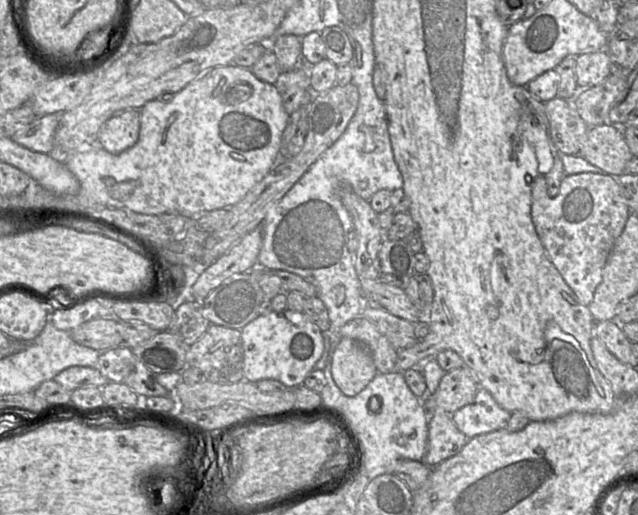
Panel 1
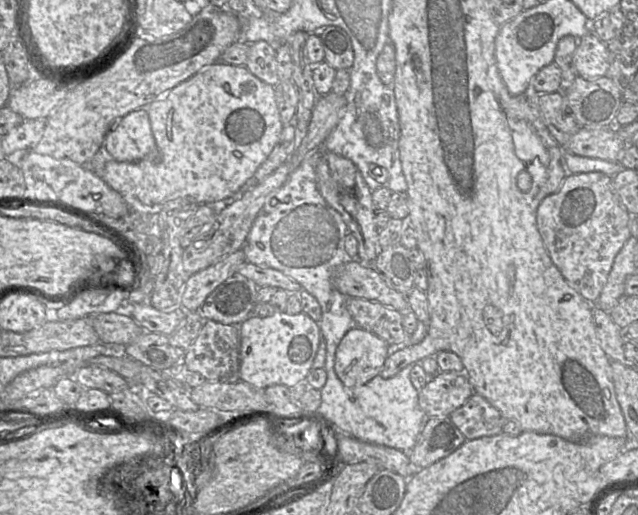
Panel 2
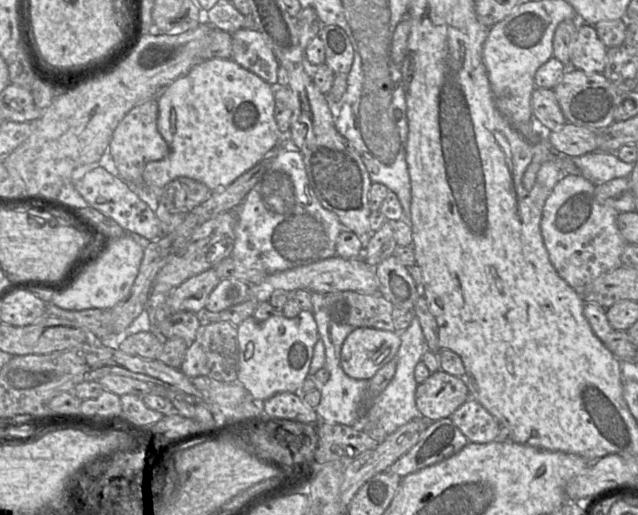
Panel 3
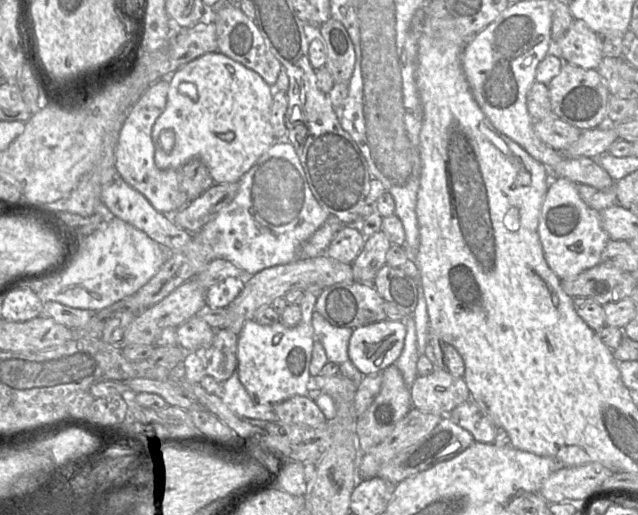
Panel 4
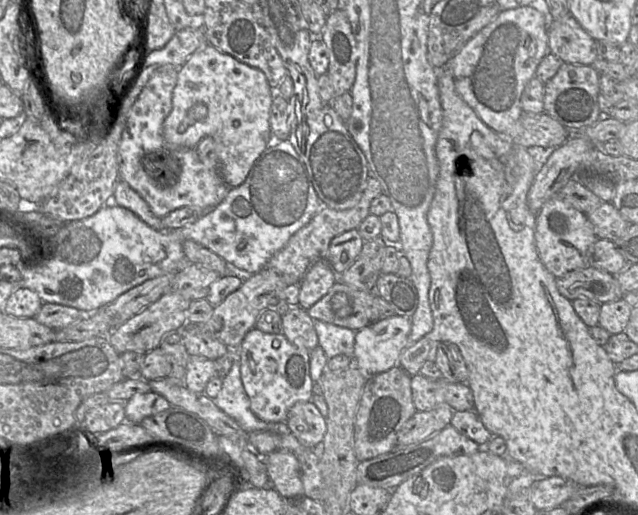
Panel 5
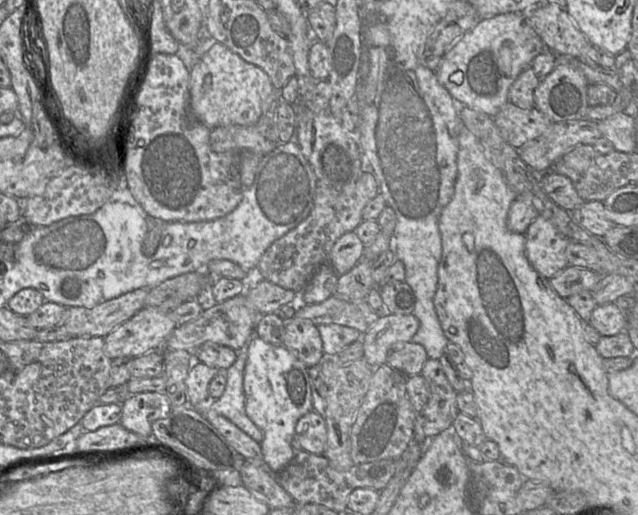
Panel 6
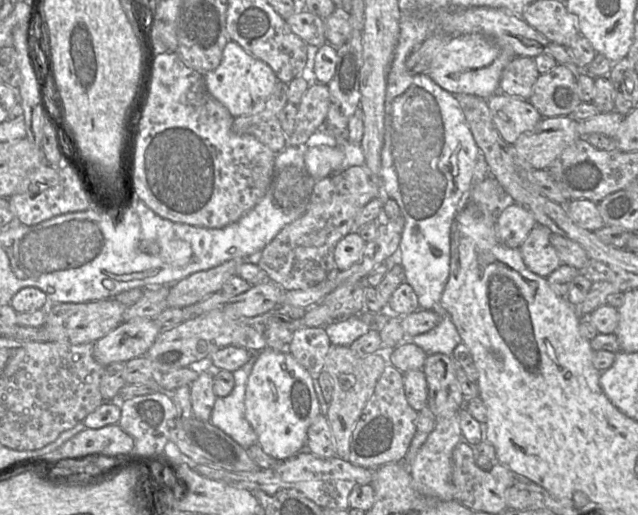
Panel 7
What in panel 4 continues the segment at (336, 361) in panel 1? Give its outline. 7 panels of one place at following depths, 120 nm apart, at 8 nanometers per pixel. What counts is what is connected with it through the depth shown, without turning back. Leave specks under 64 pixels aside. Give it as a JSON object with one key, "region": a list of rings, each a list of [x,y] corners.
{"region":[[[386,319],[353,329],[349,359],[364,376],[383,371],[400,356],[405,336],[403,320]]]}

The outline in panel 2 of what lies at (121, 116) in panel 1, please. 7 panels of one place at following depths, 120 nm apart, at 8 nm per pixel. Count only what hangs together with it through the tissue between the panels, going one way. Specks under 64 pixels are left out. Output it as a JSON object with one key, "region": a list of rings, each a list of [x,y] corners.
{"region":[[[136,109],[120,118],[106,134],[103,146],[118,162],[160,161],[146,109]]]}

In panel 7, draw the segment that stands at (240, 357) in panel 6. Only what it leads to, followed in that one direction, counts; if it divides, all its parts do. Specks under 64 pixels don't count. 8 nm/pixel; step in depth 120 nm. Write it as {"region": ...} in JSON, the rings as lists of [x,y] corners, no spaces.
{"region":[[[250,351],[249,361],[232,372],[233,390],[225,397],[216,397],[210,415],[210,422],[244,449],[258,443],[256,433],[244,416],[244,402],[248,377],[260,352]]]}

